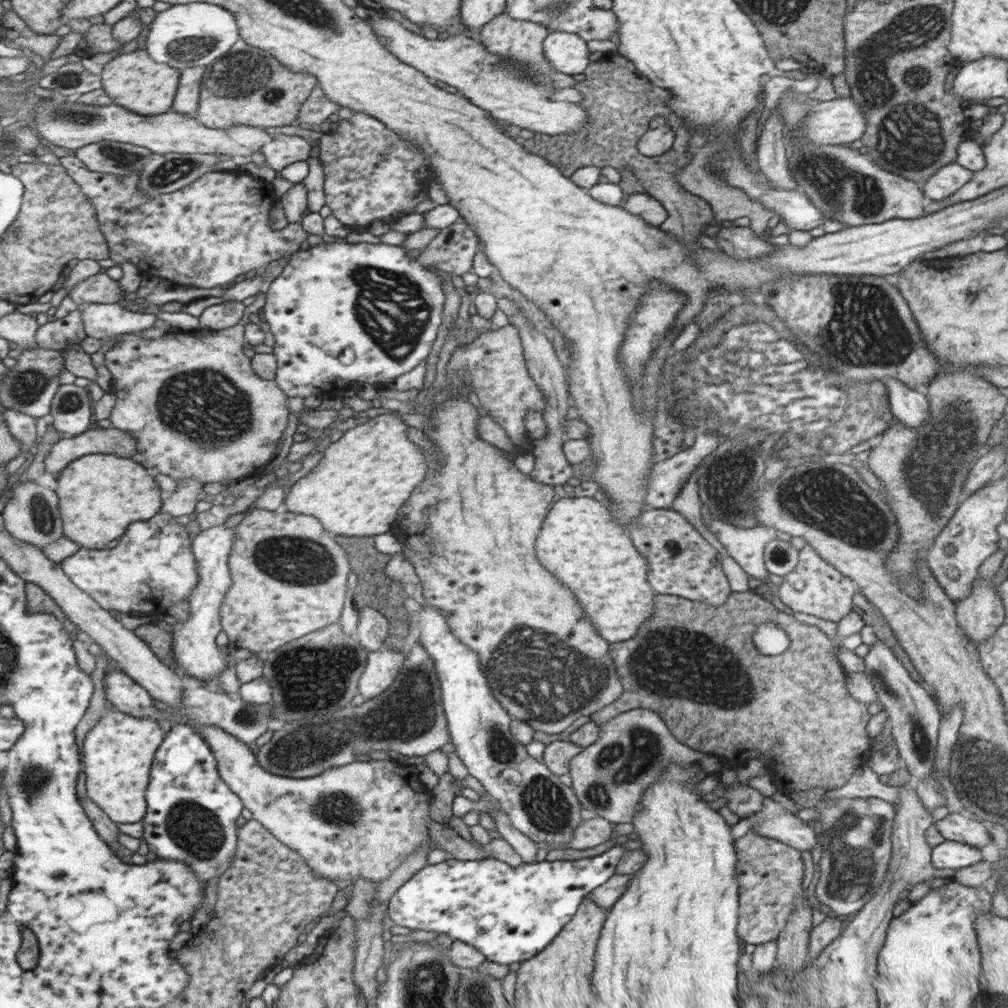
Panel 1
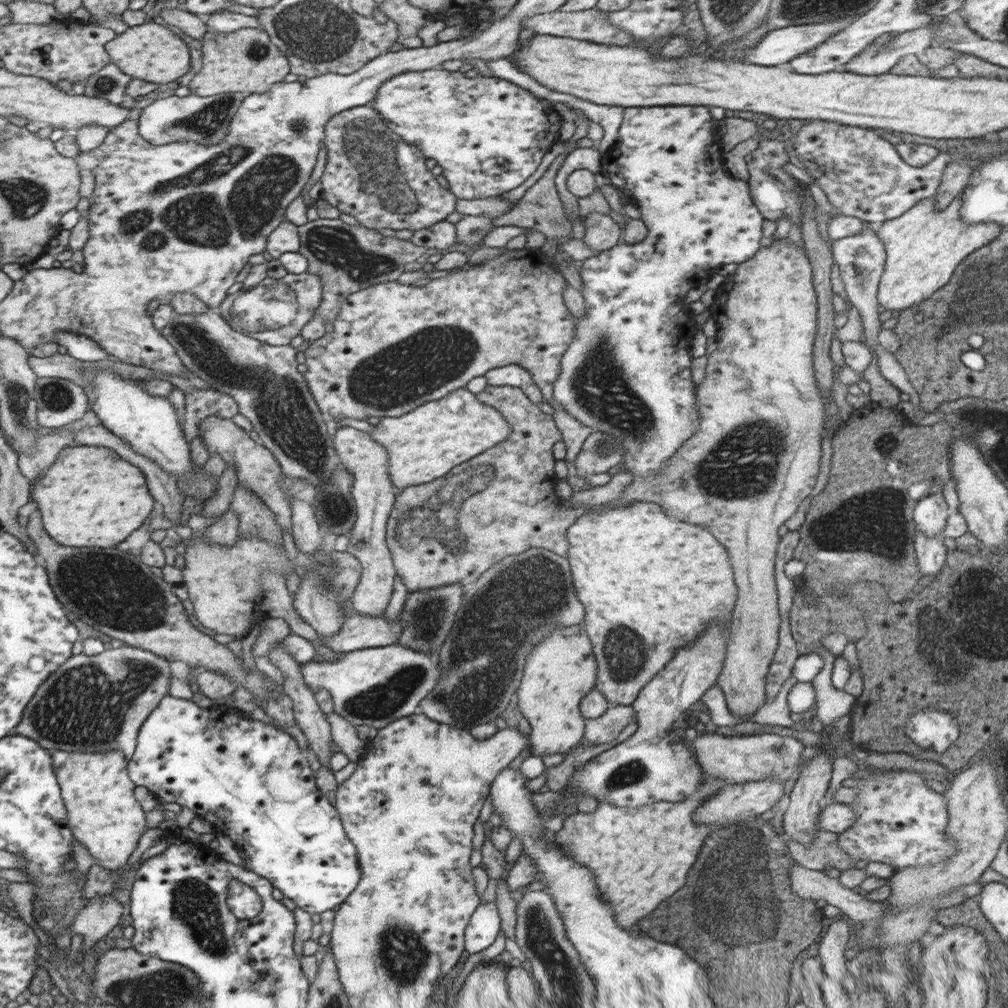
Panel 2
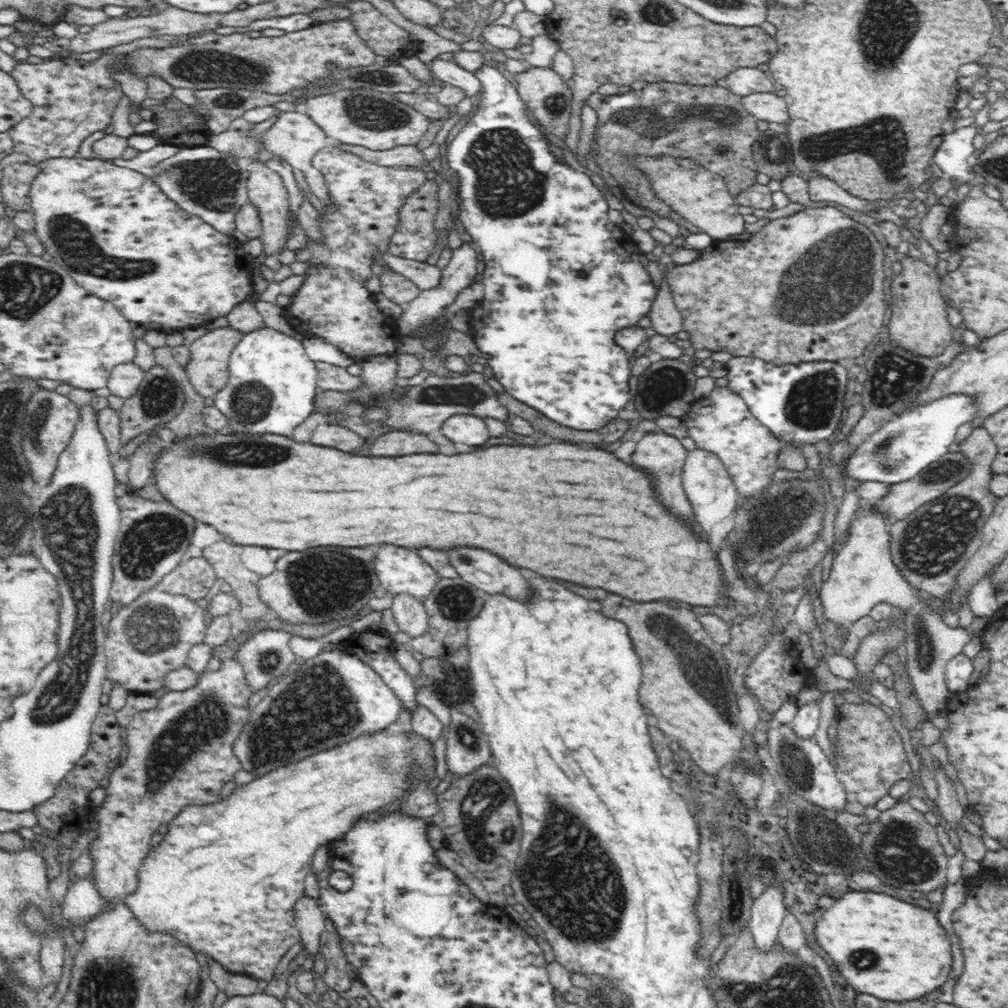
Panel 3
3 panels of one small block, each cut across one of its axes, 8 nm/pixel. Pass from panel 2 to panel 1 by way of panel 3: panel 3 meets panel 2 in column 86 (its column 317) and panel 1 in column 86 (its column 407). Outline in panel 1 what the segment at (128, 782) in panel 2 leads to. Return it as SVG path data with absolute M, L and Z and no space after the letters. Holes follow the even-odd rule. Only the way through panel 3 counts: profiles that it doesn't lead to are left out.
M110 701L106 702L105 707L106 712L86 733L82 742L87 796L114 823L135 824L144 818L146 812L144 792L148 787L150 766L164 738L164 732L154 720L142 720L124 714Z

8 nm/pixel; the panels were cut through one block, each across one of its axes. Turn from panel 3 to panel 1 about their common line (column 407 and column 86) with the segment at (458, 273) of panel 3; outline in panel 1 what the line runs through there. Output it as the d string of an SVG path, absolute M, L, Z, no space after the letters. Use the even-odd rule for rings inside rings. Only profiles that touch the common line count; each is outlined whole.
M88 302L79 308L85 334L101 342L116 338L118 335L148 330L154 326L157 319L155 314L131 311L130 308L123 308L119 303L90 304Z

